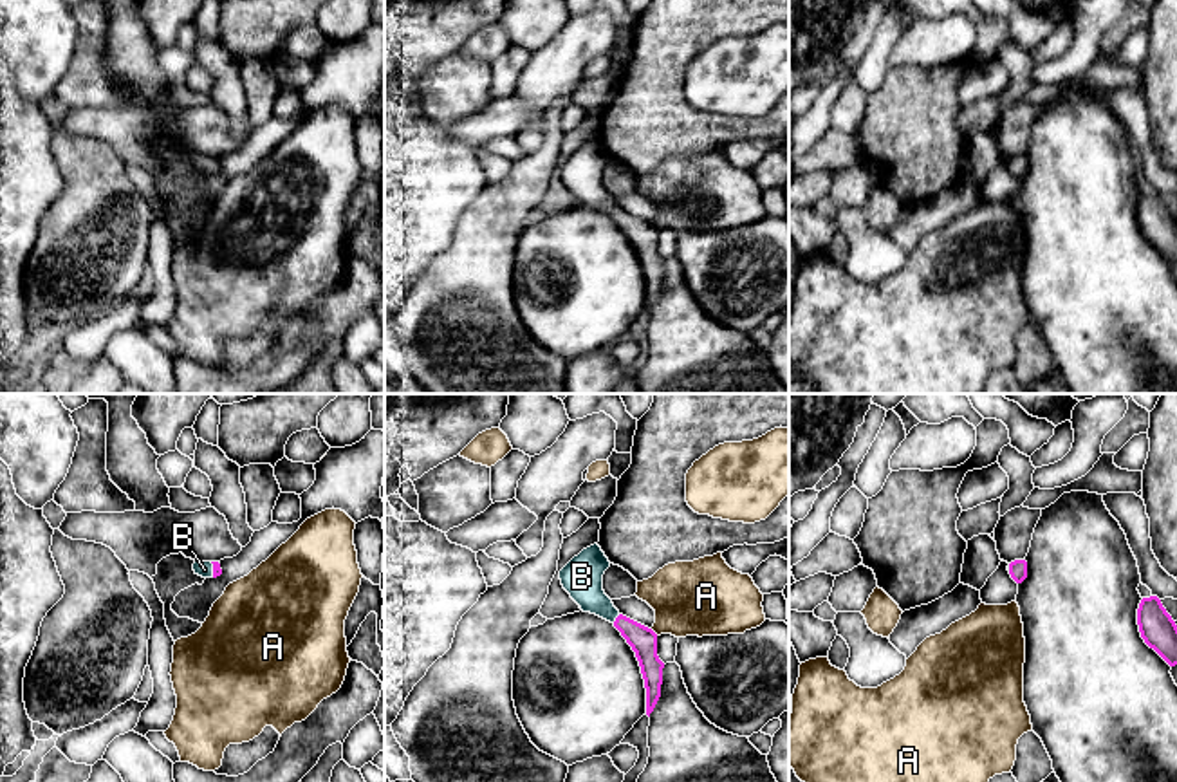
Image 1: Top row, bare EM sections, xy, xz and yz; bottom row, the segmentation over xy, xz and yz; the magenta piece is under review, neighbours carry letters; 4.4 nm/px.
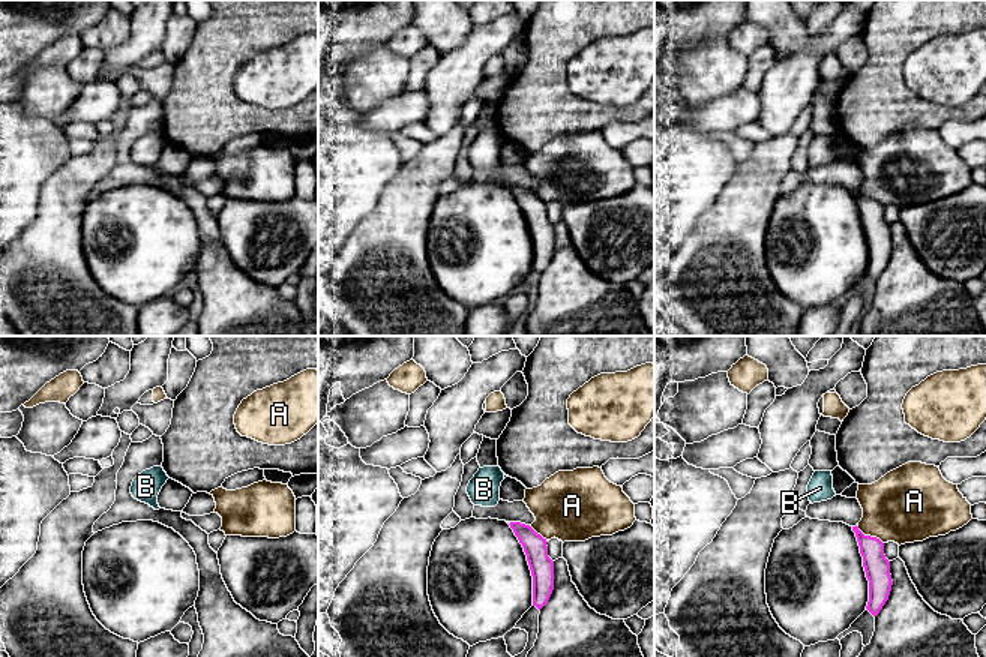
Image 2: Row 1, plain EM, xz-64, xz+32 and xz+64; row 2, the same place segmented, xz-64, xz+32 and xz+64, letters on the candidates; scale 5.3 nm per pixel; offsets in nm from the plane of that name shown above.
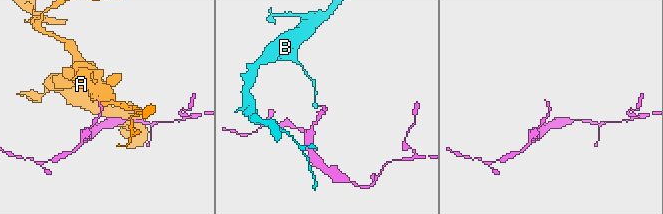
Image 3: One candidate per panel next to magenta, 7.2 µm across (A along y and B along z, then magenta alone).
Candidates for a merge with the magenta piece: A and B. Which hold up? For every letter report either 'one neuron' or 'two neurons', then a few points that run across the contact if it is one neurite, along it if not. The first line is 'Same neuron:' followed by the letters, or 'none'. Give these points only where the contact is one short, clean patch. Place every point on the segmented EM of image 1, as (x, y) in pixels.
Same neuron: B
A: two neurons; line xz (650, 629), (658, 634)
B: one neuron; line xz (643, 640), (616, 618), (585, 587), (582, 577)

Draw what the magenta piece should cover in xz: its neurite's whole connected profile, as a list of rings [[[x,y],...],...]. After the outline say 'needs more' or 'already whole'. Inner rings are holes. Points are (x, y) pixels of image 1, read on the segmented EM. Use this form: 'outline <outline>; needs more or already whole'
outline [[[598,544],[583,549],[561,571],[560,580],[583,612],[610,621],[635,652],[646,688],[646,715],[653,712],[663,684],[664,663],[657,656],[657,634],[623,616],[603,591],[603,574],[610,567]]]; needs more

